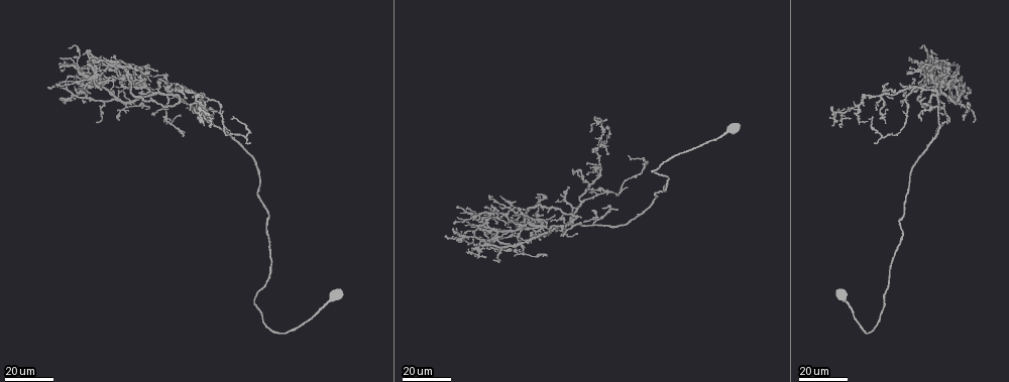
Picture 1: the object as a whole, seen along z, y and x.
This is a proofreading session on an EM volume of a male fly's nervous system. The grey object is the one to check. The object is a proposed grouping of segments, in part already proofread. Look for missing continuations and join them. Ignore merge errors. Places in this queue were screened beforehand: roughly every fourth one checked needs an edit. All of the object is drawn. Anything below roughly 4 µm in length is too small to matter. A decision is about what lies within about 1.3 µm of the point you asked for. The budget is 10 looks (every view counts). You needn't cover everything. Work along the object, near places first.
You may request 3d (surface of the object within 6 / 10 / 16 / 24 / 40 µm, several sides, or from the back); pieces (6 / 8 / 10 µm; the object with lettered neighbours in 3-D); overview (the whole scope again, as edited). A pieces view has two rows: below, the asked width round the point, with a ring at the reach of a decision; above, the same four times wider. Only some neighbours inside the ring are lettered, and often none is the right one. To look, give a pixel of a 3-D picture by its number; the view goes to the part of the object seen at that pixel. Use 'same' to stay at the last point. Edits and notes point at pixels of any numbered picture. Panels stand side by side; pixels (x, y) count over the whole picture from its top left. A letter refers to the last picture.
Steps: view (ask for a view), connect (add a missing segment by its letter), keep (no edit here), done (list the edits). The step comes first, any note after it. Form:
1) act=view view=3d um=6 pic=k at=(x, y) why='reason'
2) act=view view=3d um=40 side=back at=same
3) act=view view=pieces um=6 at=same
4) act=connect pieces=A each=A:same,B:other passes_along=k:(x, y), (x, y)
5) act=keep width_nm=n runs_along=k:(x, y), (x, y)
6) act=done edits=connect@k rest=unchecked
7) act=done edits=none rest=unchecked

act=view view=3d um=16 pic=1 at=(969, 93) why='an open end'

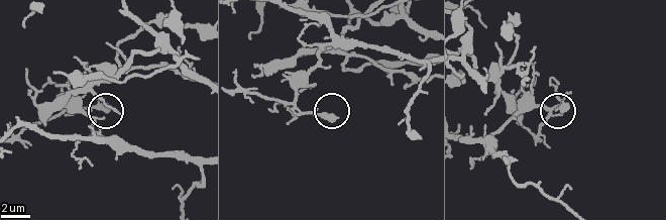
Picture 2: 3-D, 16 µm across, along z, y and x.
act=view view=3d um=10 pic=2 at=(335, 116)

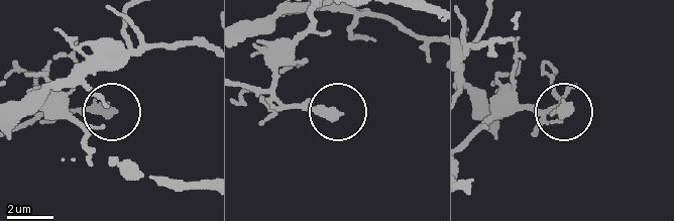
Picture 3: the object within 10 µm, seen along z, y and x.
act=view view=pieces um=8 pic=3 at=(113, 110) why='what lies round it'

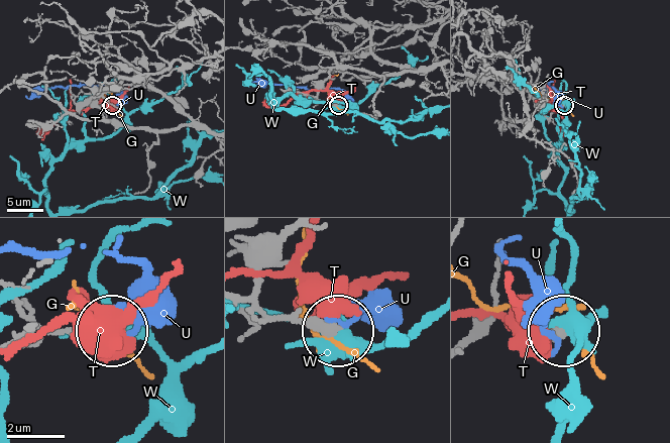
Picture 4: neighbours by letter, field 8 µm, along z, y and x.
act=keep each=G:other,T:other,U:other,W:other runs_along=4:(283, 238), (258, 282), (260, 311), (335, 330) found='no lettered segment goes on from it'

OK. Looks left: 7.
act=view view=3d um=24 pic=1 at=(455, 223) why='branch stops here'

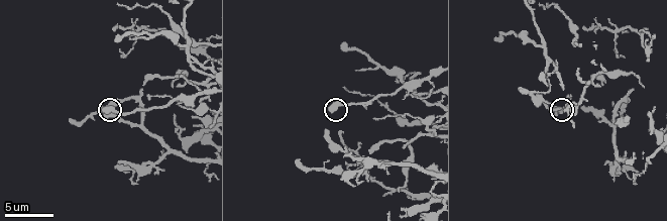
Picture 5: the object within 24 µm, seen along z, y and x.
act=view view=pieces um=6 pic=5 at=(332, 108) why='what lies round it'

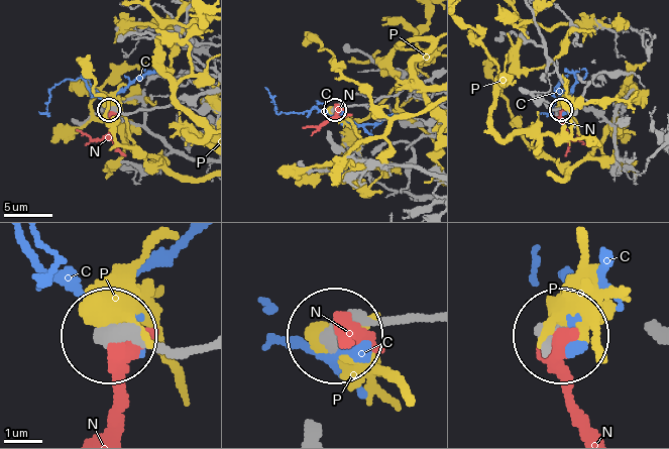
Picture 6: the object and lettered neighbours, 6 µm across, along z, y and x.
act=keep each=C:other,N:other,P:other runs_along=6:(199, 345), (115, 339) found='none of them fits'

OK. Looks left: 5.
act=view view=pieces um=8 pic=5 at=(72, 121) why='end of a long branch'

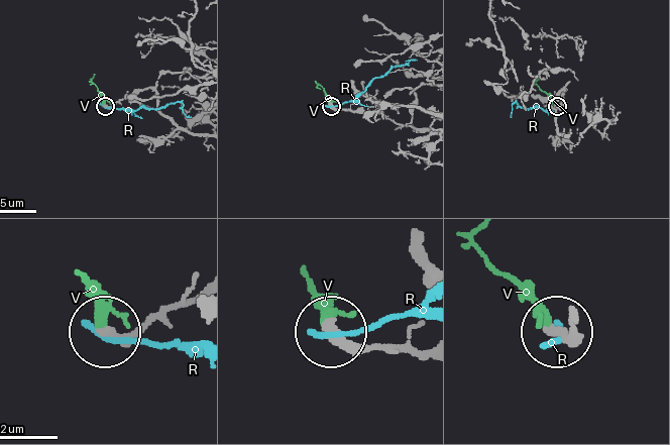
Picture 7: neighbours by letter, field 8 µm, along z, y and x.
act=connect pieces=V each=R:other,V:same found='it goes on there'

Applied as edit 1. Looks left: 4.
act=view view=overview

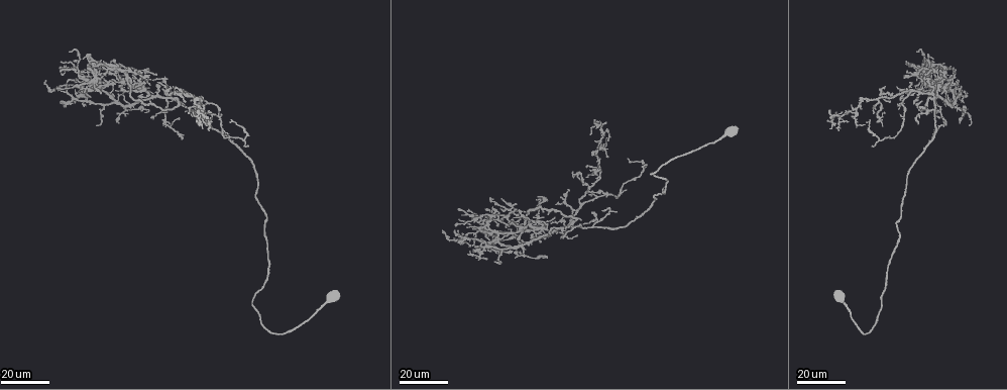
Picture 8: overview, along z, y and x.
act=view view=pieces um=6 pic=5 at=(632, 88) why='tapers out'

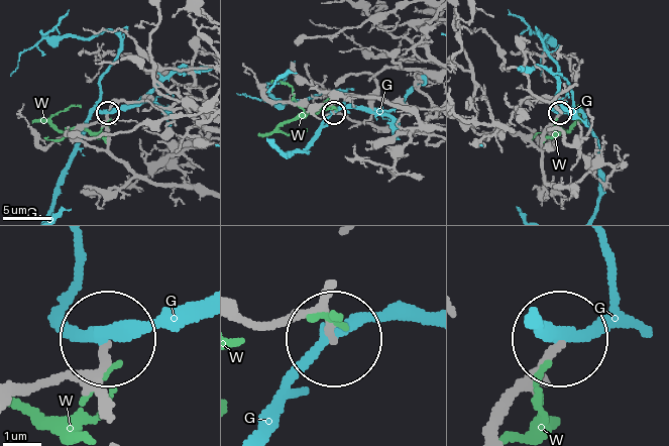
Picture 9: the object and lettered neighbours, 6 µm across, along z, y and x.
act=keep each=G:other,W:other found='none of them fits'

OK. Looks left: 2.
act=view view=pieces um=10 pic=5 at=(578, 70) why='branch stops here'

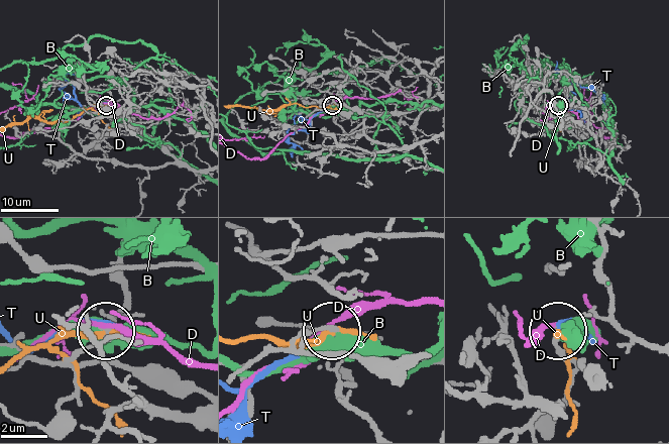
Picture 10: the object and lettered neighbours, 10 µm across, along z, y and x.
act=keep each=B:other,D:other,T:other,U:other runs_along=10:(198, 394), (146, 383), (111, 362), (77, 362), (106, 330) found='no lettered segment goes on from it'

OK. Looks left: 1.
act=done edits=connect@7 rest=unchecked

